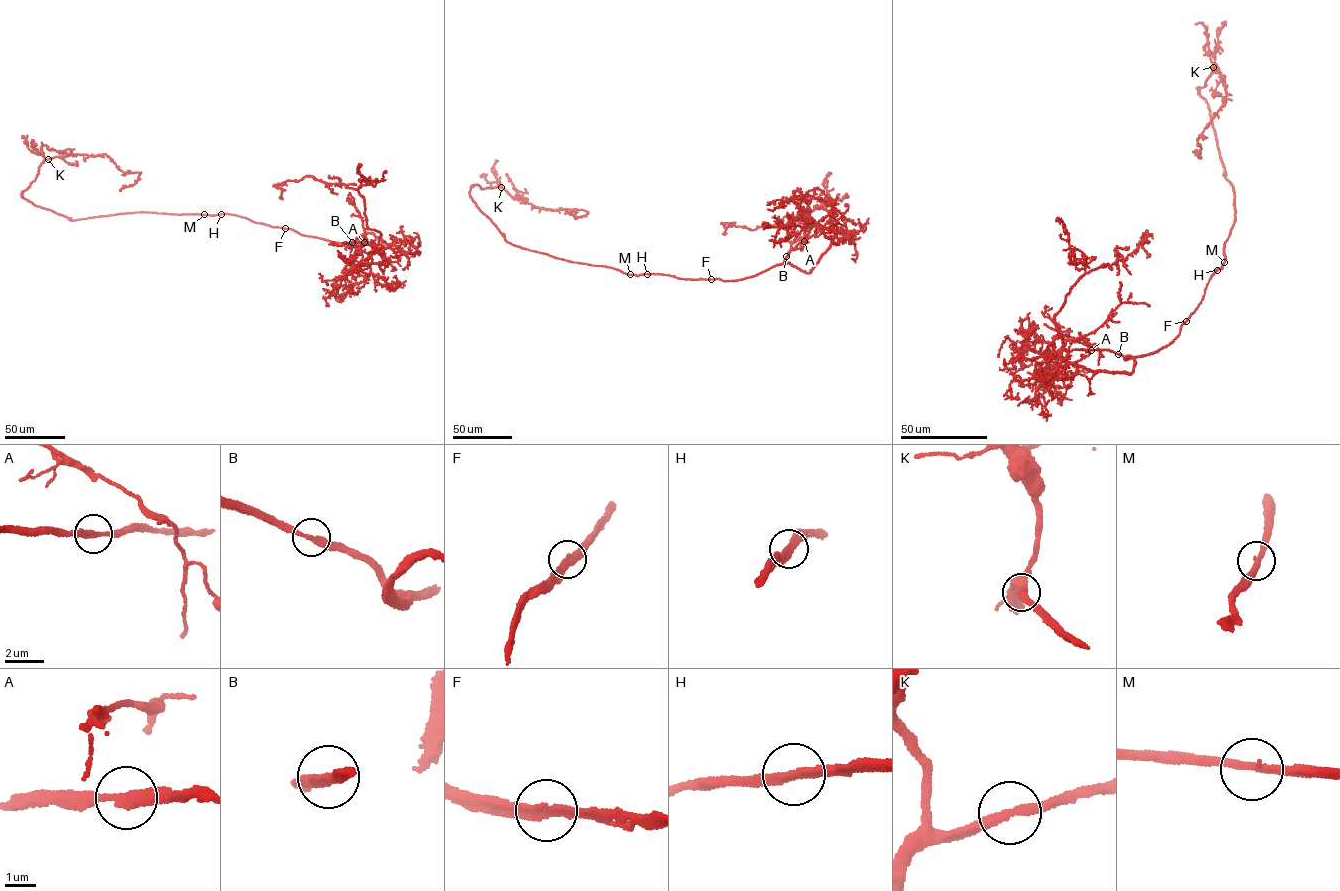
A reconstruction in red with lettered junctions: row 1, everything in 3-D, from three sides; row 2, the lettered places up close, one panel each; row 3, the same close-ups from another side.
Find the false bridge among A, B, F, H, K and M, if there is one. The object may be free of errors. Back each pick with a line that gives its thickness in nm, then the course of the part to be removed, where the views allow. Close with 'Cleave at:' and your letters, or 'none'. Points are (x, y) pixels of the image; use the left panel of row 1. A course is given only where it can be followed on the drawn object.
Cleave at: none

